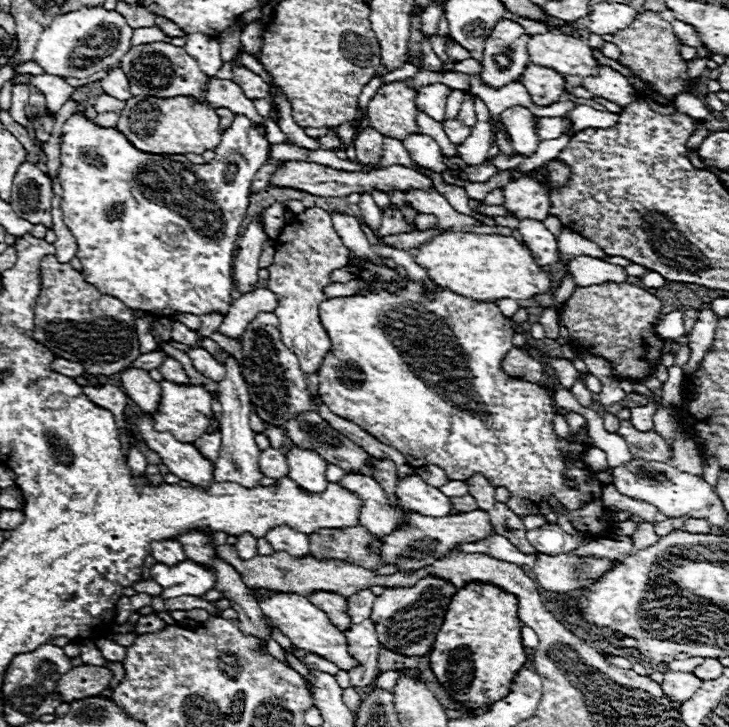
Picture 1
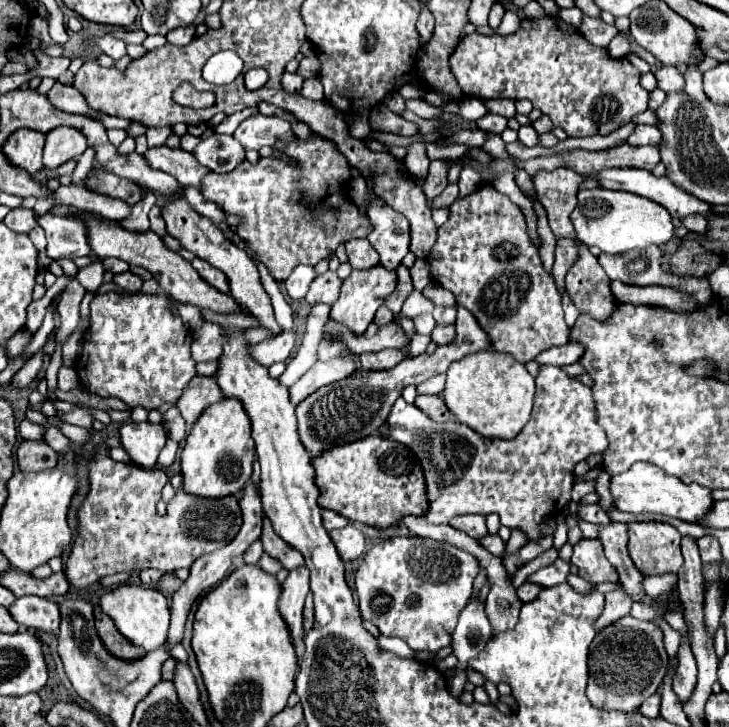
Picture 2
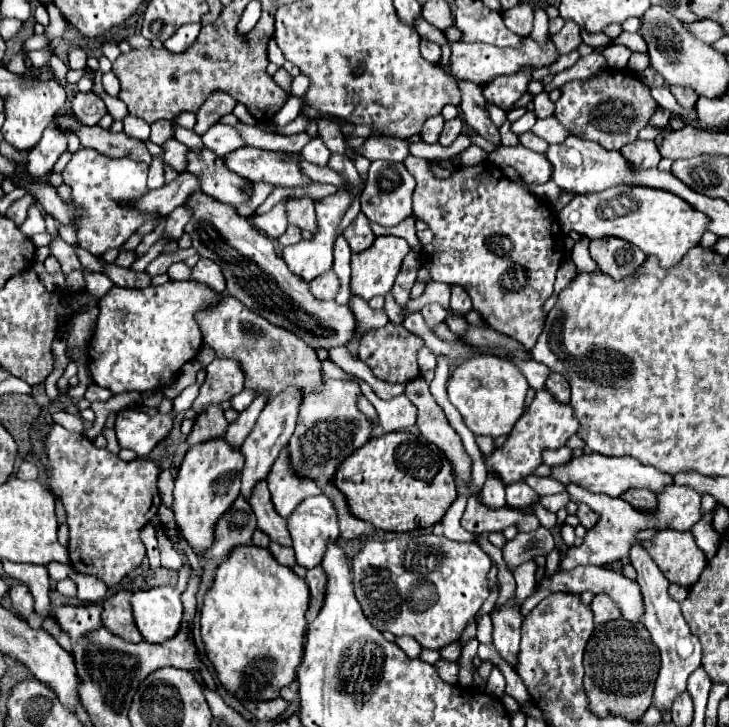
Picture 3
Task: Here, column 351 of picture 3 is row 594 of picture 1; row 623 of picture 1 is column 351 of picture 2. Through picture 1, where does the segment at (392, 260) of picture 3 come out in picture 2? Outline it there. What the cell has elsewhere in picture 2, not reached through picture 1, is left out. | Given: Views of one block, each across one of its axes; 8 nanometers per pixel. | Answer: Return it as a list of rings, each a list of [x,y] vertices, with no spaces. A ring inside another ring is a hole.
[[[374,266],[370,270],[352,270],[352,274],[342,282],[340,288],[340,298],[332,304],[330,318],[346,324],[352,332],[362,334],[370,320],[374,318],[378,306],[396,290],[396,270],[384,268],[384,266]]]

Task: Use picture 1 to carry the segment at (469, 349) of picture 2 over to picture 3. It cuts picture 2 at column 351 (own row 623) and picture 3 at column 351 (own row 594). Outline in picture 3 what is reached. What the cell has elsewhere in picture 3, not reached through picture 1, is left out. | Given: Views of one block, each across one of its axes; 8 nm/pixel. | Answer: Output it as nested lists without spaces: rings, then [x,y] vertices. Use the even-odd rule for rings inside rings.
[[[324,378],[318,394],[308,394],[300,406],[300,416],[292,440],[288,442],[290,460],[298,474],[320,480],[332,478],[336,468],[374,434],[374,422],[362,416],[358,410],[358,396],[362,394],[358,382]]]

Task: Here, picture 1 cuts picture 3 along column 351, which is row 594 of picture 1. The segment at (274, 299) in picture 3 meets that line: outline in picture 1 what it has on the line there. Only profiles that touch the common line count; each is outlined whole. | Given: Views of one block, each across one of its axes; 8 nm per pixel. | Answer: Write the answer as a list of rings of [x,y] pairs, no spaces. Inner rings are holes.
[[[320,590],[320,592],[312,592],[308,596],[308,600],[314,606],[322,608],[322,612],[326,612],[326,616],[330,616],[330,620],[336,628],[342,628],[342,630],[350,628],[350,618],[346,614],[346,598],[344,596],[340,596],[336,592]]]

